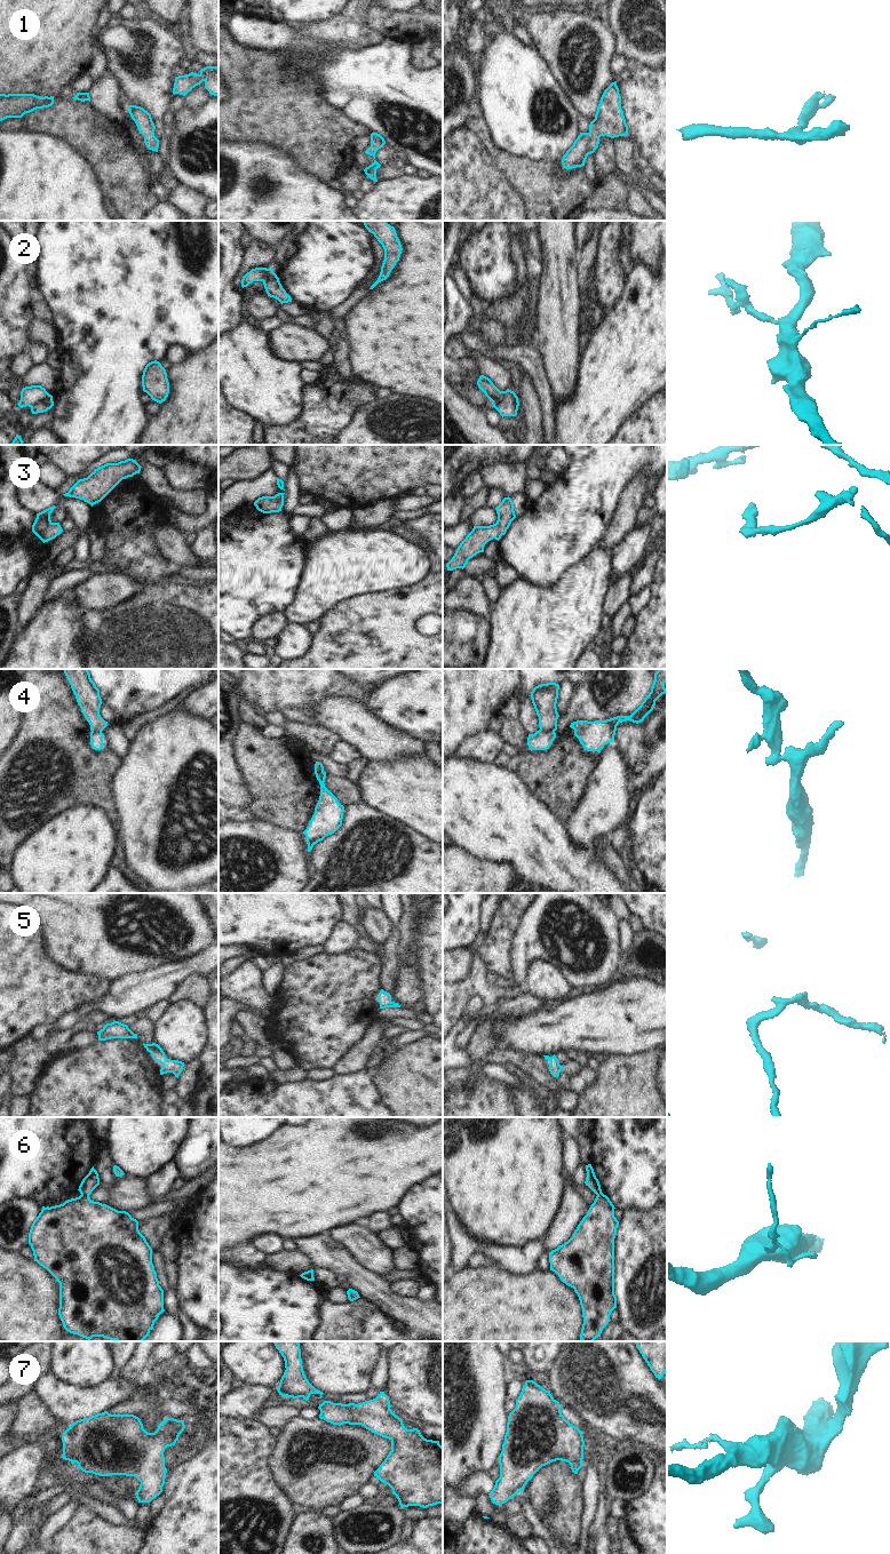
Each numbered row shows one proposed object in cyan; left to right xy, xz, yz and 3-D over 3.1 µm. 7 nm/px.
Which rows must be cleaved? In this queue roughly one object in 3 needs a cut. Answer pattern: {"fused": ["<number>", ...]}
{"fused": ["2", "4", "6"]}

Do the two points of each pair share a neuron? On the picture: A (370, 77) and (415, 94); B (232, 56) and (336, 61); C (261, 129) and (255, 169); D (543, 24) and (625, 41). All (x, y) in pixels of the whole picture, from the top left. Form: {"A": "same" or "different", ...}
{"A": "same", "B": "different", "C": "different", "D": "different"}

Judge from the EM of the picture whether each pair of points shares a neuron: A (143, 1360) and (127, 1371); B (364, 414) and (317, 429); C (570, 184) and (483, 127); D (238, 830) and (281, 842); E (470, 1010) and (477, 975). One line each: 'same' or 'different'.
A: same
B: different
C: same
D: same
E: different

